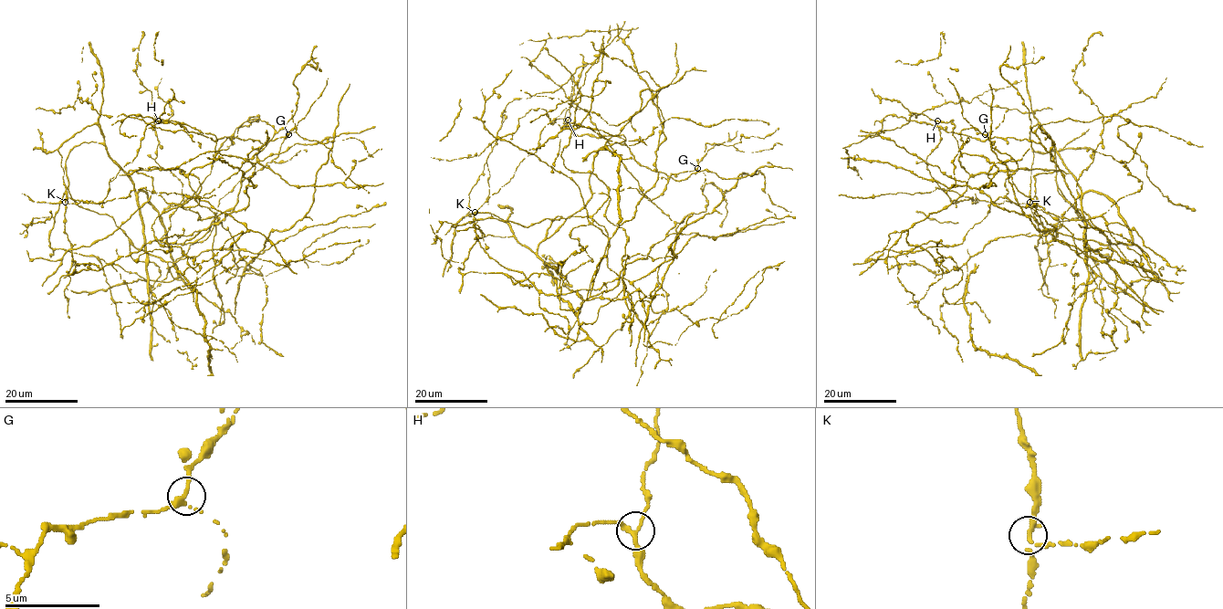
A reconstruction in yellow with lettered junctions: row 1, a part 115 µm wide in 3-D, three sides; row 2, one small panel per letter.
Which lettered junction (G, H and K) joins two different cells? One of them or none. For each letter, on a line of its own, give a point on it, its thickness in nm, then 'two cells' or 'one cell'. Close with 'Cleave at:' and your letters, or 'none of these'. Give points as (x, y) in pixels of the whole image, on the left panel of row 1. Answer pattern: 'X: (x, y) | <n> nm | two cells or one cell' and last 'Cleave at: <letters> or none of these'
G: (288, 134) | 240 nm | one cell
H: (158, 120) | 240 nm | one cell
K: (65, 202) | 240 nm | two cells
Cleave at: K

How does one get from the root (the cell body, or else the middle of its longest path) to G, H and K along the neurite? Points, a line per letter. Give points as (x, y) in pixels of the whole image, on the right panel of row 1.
G: (1102, 194), (1158, 282), (1102, 216), (1068, 220), (1010, 201), (1005, 179), (1018, 165), (985, 134)
H: (1102, 194), (1082, 193), (1077, 180), (1060, 170), (1017, 168), (969, 174), (958, 160), (953, 120), (937, 120)
K: (1102, 194), (1093, 191), (1081, 192), (1050, 136), (1038, 123), (1029, 131), (1033, 152), (1029, 202)

